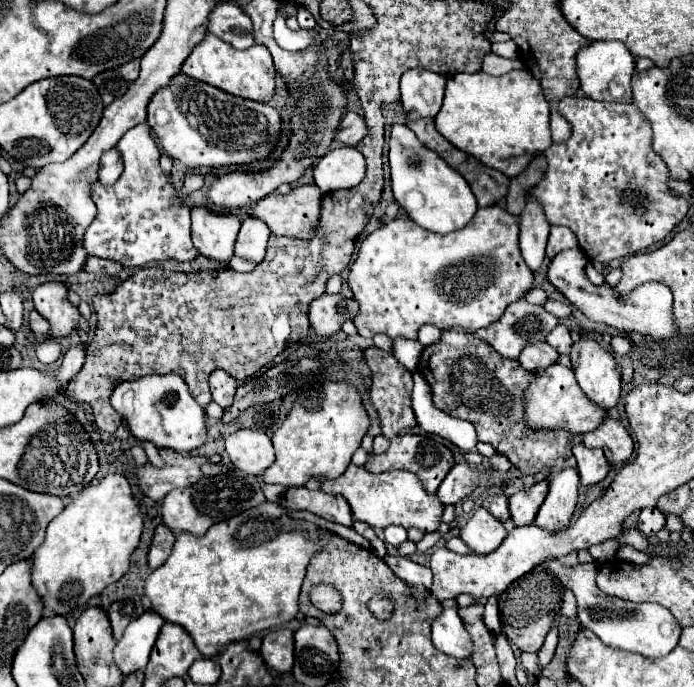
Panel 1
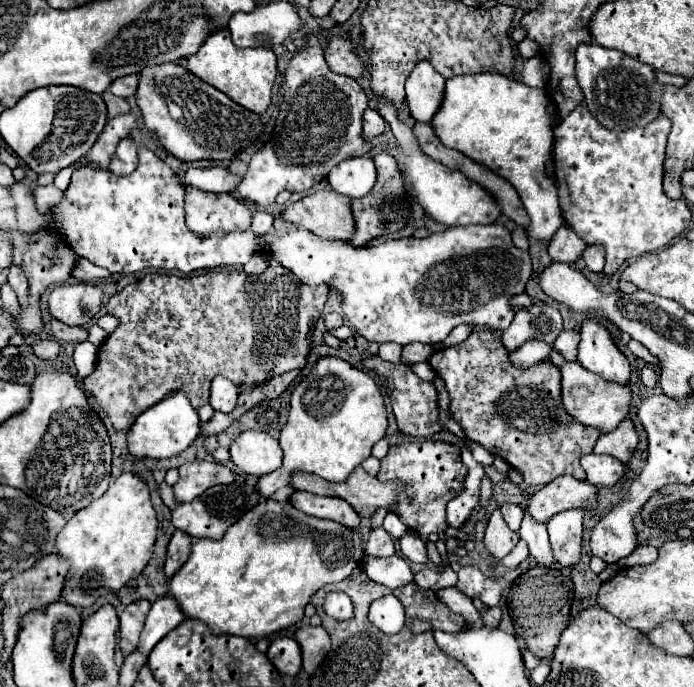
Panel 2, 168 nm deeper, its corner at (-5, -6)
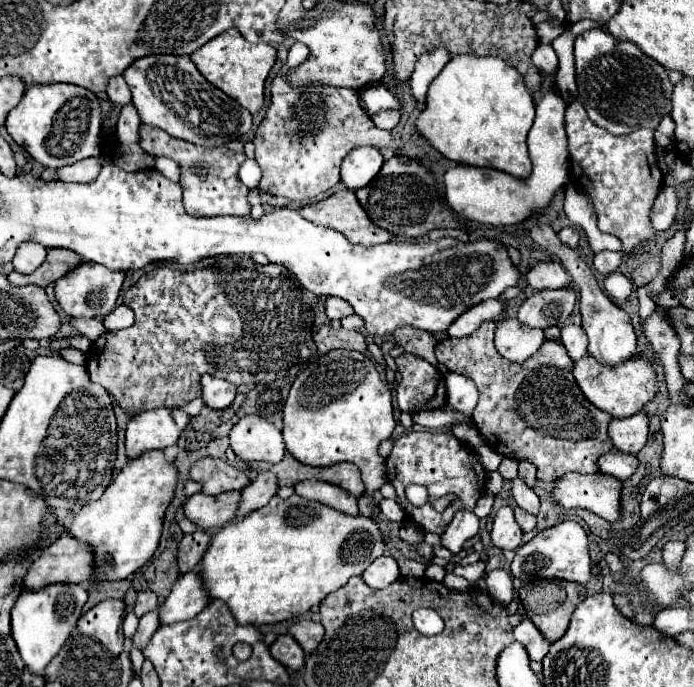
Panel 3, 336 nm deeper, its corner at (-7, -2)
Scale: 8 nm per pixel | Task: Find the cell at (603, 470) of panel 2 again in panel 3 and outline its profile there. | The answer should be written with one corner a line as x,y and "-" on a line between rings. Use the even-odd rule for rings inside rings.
611,450
597,460
601,474
611,474
611,476
617,476
619,480
629,478
637,470
637,464
639,460
633,454
623,454
617,450

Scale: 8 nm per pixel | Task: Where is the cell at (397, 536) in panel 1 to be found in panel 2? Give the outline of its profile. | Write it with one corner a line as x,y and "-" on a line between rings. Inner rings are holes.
389,512
387,516
385,516
385,522
383,522
383,528
393,536
393,538
401,538
405,532
407,532
407,528
405,528
405,524
401,522
401,518
397,516
397,514
393,514
393,512

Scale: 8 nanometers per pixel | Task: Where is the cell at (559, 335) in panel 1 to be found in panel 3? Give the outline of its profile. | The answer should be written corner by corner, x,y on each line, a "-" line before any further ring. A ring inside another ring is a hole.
569,324
561,328
561,342
569,352
569,358
575,362
587,354
587,334
581,326

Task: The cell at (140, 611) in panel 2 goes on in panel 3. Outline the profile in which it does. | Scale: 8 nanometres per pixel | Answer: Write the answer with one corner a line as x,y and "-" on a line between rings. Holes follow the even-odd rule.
139,592
137,604
135,604
135,616
141,618
143,614
155,610
159,606
159,598
155,592

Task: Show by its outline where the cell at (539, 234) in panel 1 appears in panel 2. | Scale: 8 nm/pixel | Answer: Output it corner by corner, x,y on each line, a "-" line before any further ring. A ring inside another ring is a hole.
497,72
455,76
445,84
443,102
435,112
431,126
445,148
463,152
467,158
487,166
515,186
531,216
529,238
553,238
565,220
561,216
555,180
545,172
545,164
551,158
553,132
543,90
525,86

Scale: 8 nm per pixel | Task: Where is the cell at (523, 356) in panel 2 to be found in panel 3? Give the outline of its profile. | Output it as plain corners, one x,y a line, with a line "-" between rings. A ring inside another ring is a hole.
515,318
497,324
495,348
511,362
519,362
519,364
525,362
541,348
543,342
545,342
543,330
517,324

